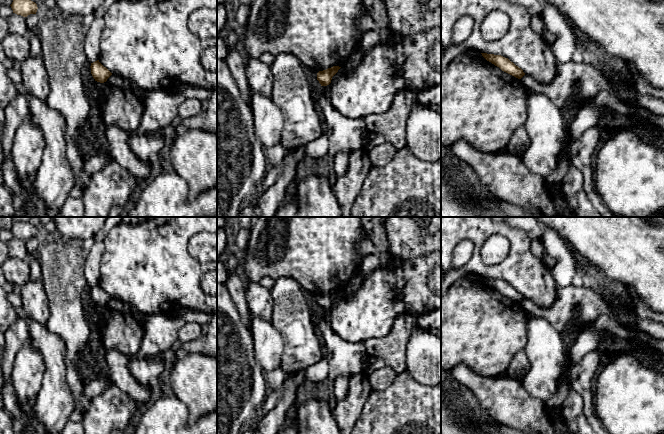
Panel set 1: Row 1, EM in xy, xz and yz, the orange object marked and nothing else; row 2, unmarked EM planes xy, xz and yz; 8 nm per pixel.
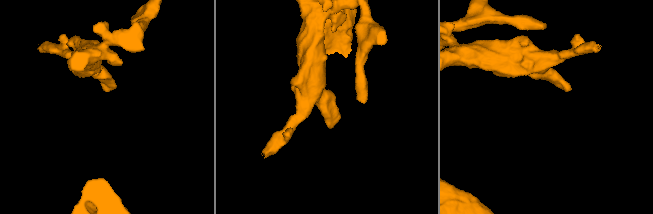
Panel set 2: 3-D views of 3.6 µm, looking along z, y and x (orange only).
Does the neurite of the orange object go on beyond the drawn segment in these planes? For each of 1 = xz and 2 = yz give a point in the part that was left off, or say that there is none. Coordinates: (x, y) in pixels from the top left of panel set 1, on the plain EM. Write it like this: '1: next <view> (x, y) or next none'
1: next none
2: next none

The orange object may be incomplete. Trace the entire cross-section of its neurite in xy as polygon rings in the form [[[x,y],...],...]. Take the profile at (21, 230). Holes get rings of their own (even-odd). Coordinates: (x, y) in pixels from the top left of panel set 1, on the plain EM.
[[[15,221],[10,229],[13,237],[27,241],[30,238],[36,238],[37,228],[31,225],[29,222]]]

